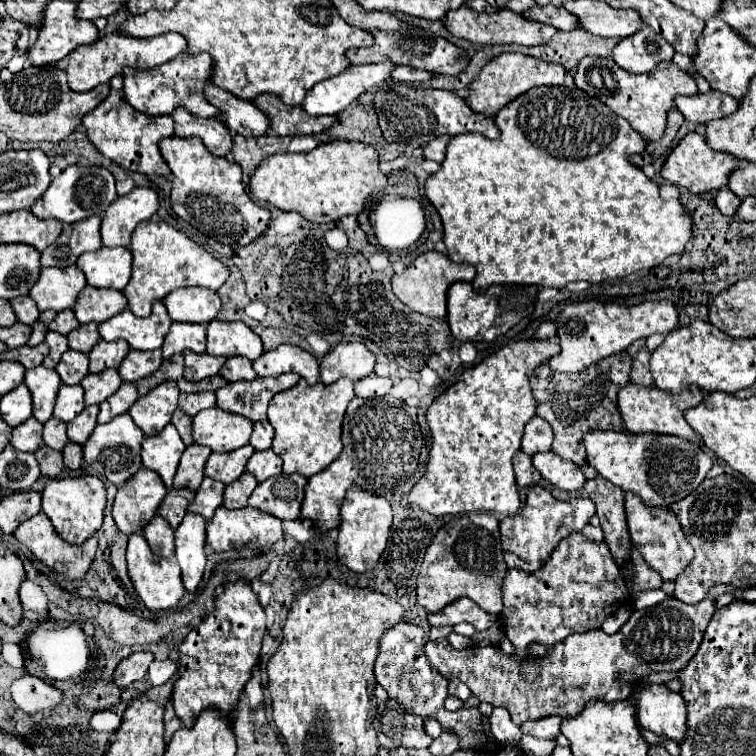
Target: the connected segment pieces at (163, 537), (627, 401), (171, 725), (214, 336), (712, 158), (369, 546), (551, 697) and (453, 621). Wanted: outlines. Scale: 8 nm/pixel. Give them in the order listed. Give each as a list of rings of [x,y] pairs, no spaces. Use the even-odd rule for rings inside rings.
[[[153,517],[151,523],[143,529],[143,535],[155,555],[173,557],[173,529],[165,523],[163,517]]]
[[[629,383],[627,387],[623,387],[619,391],[619,411],[621,411],[621,417],[623,417],[629,433],[675,435],[675,437],[681,437],[681,439],[687,439],[687,441],[699,445],[699,449],[705,449],[703,439],[699,439],[695,429],[689,427],[689,423],[683,419],[683,411],[699,405],[701,401],[703,401],[703,393],[697,387],[689,387],[681,395],[671,395],[657,387],[637,387],[637,385]]]
[[[165,705],[165,741],[167,741],[167,743],[171,741],[173,733],[175,733],[181,725],[183,725],[183,723],[181,723],[179,717],[175,715],[173,707],[171,707],[171,705]]]
[[[213,319],[207,325],[207,353],[213,357],[247,357],[251,361],[259,359],[263,345],[257,333],[253,333],[245,323],[223,323]]]
[[[687,133],[681,139],[681,143],[667,157],[661,175],[669,183],[685,187],[685,189],[689,189],[695,195],[701,195],[701,193],[707,193],[707,191],[715,193],[715,191],[721,191],[723,187],[727,187],[727,177],[731,175],[731,171],[735,171],[737,163],[739,163],[737,157],[733,157],[729,153],[723,153],[723,151],[711,149],[707,145],[707,141],[705,141],[703,135],[699,135],[699,133]]]
[[[359,487],[349,489],[341,505],[341,525],[339,525],[339,539],[337,539],[337,555],[341,563],[355,573],[371,571],[377,565],[381,553],[385,551],[391,533],[391,519],[393,519],[391,505],[385,497],[371,495],[367,491],[361,491]]]
[[[669,597],[649,609],[633,611],[631,619],[615,635],[607,635],[603,629],[569,635],[547,649],[549,653],[543,657],[541,675],[535,683],[521,681],[519,661],[509,659],[501,647],[473,645],[457,651],[449,647],[447,639],[439,639],[425,645],[425,655],[443,677],[463,681],[481,703],[487,701],[493,707],[505,707],[517,725],[547,715],[571,719],[589,701],[613,703],[627,699],[633,683],[651,675],[651,671],[681,671],[699,649],[713,611],[715,597],[705,597],[695,605]]]
[[[461,597],[455,603],[447,605],[439,613],[429,613],[427,617],[431,627],[445,627],[445,625],[457,625],[457,623],[471,623],[477,631],[485,631],[493,625],[493,617],[477,607],[477,603],[471,603],[471,599]]]

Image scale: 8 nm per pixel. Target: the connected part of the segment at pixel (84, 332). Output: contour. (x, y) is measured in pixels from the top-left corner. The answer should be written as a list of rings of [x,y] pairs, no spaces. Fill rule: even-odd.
[[[97,323],[81,325],[81,327],[77,327],[75,331],[71,331],[67,335],[67,341],[69,341],[69,349],[75,349],[75,351],[81,351],[81,353],[89,353],[95,347],[95,343],[101,341],[99,325]]]

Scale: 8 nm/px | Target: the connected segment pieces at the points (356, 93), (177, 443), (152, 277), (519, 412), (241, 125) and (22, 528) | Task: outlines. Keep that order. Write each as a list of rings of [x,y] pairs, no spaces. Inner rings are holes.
[[[383,61],[383,63],[375,63],[375,65],[351,65],[343,73],[315,83],[315,87],[311,91],[307,91],[307,97],[303,101],[303,109],[309,115],[337,115],[349,103],[357,101],[363,93],[367,93],[369,89],[373,89],[373,87],[385,83],[387,79],[391,79],[393,69],[395,69],[395,63],[391,63],[391,61]]]
[[[169,423],[161,433],[143,439],[141,457],[143,457],[143,465],[147,469],[153,469],[155,473],[159,473],[159,477],[163,479],[167,489],[171,489],[183,451],[185,451],[185,445],[183,445],[177,429]]]
[[[161,219],[139,223],[131,235],[129,249],[133,253],[133,275],[129,285],[123,289],[123,295],[129,301],[131,313],[137,317],[151,315],[153,301],[163,299],[179,287],[205,287],[217,291],[229,277],[227,265],[217,261],[211,253],[193,243],[185,233],[173,229]]]
[[[511,341],[497,353],[483,359],[479,365],[467,369],[455,385],[451,385],[441,397],[433,401],[433,405],[427,409],[427,425],[433,439],[429,463],[425,475],[409,493],[411,505],[417,505],[431,515],[461,515],[473,511],[515,515],[521,509],[511,459],[521,449],[523,429],[537,409],[529,387],[529,377],[539,365],[547,363],[559,351],[559,343],[553,341]]]
[[[213,83],[205,87],[205,97],[217,109],[221,109],[221,119],[225,121],[225,125],[243,137],[267,135],[267,131],[271,129],[271,121],[267,121],[267,115],[259,111],[259,107],[255,107],[251,101],[229,95],[229,91],[223,91]]]
[[[37,513],[35,517],[31,517],[31,519],[27,519],[25,523],[21,523],[13,535],[15,535],[17,541],[21,541],[23,545],[27,545],[27,547],[31,549],[31,553],[33,553],[41,563],[45,563],[49,569],[53,569],[53,571],[57,571],[57,573],[63,573],[63,575],[65,575],[67,579],[71,579],[71,581],[85,577],[89,565],[93,563],[95,549],[97,549],[97,537],[87,539],[83,545],[71,545],[71,543],[63,541],[63,539],[55,533],[55,529],[53,529],[51,521],[47,519],[47,515],[43,515],[43,513]]]

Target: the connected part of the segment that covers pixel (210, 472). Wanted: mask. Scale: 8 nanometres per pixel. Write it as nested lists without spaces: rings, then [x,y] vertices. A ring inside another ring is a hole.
[[[243,445],[241,449],[235,449],[229,453],[211,453],[205,465],[205,475],[229,485],[239,479],[239,475],[245,471],[245,465],[253,453],[255,449],[251,445]]]

